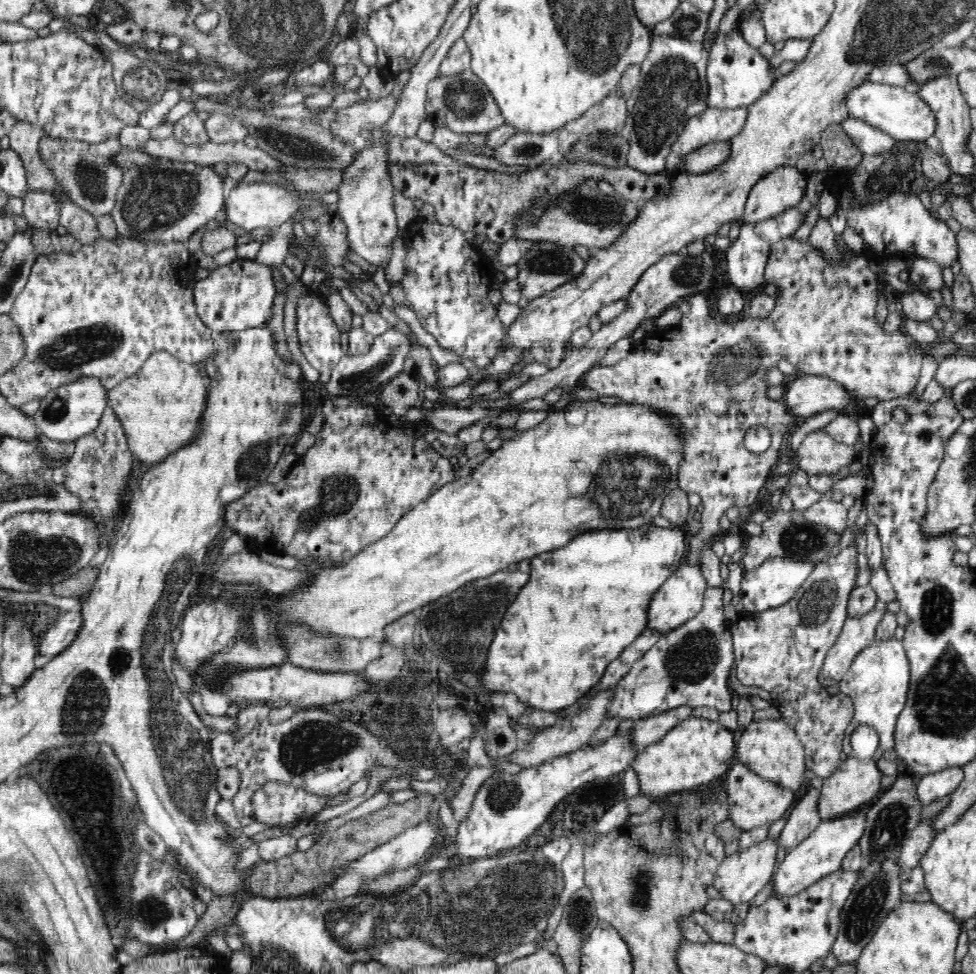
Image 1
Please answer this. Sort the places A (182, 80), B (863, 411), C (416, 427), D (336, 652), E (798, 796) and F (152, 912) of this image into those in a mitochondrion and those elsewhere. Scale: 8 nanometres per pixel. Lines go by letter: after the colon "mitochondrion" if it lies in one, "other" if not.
A: other
B: other
C: other
D: mitochondrion
E: other
F: mitochondrion

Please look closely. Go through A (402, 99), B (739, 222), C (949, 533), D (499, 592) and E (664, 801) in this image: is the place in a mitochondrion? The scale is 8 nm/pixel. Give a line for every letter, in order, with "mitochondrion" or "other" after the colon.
A: other
B: other
C: other
D: mitochondrion
E: other

